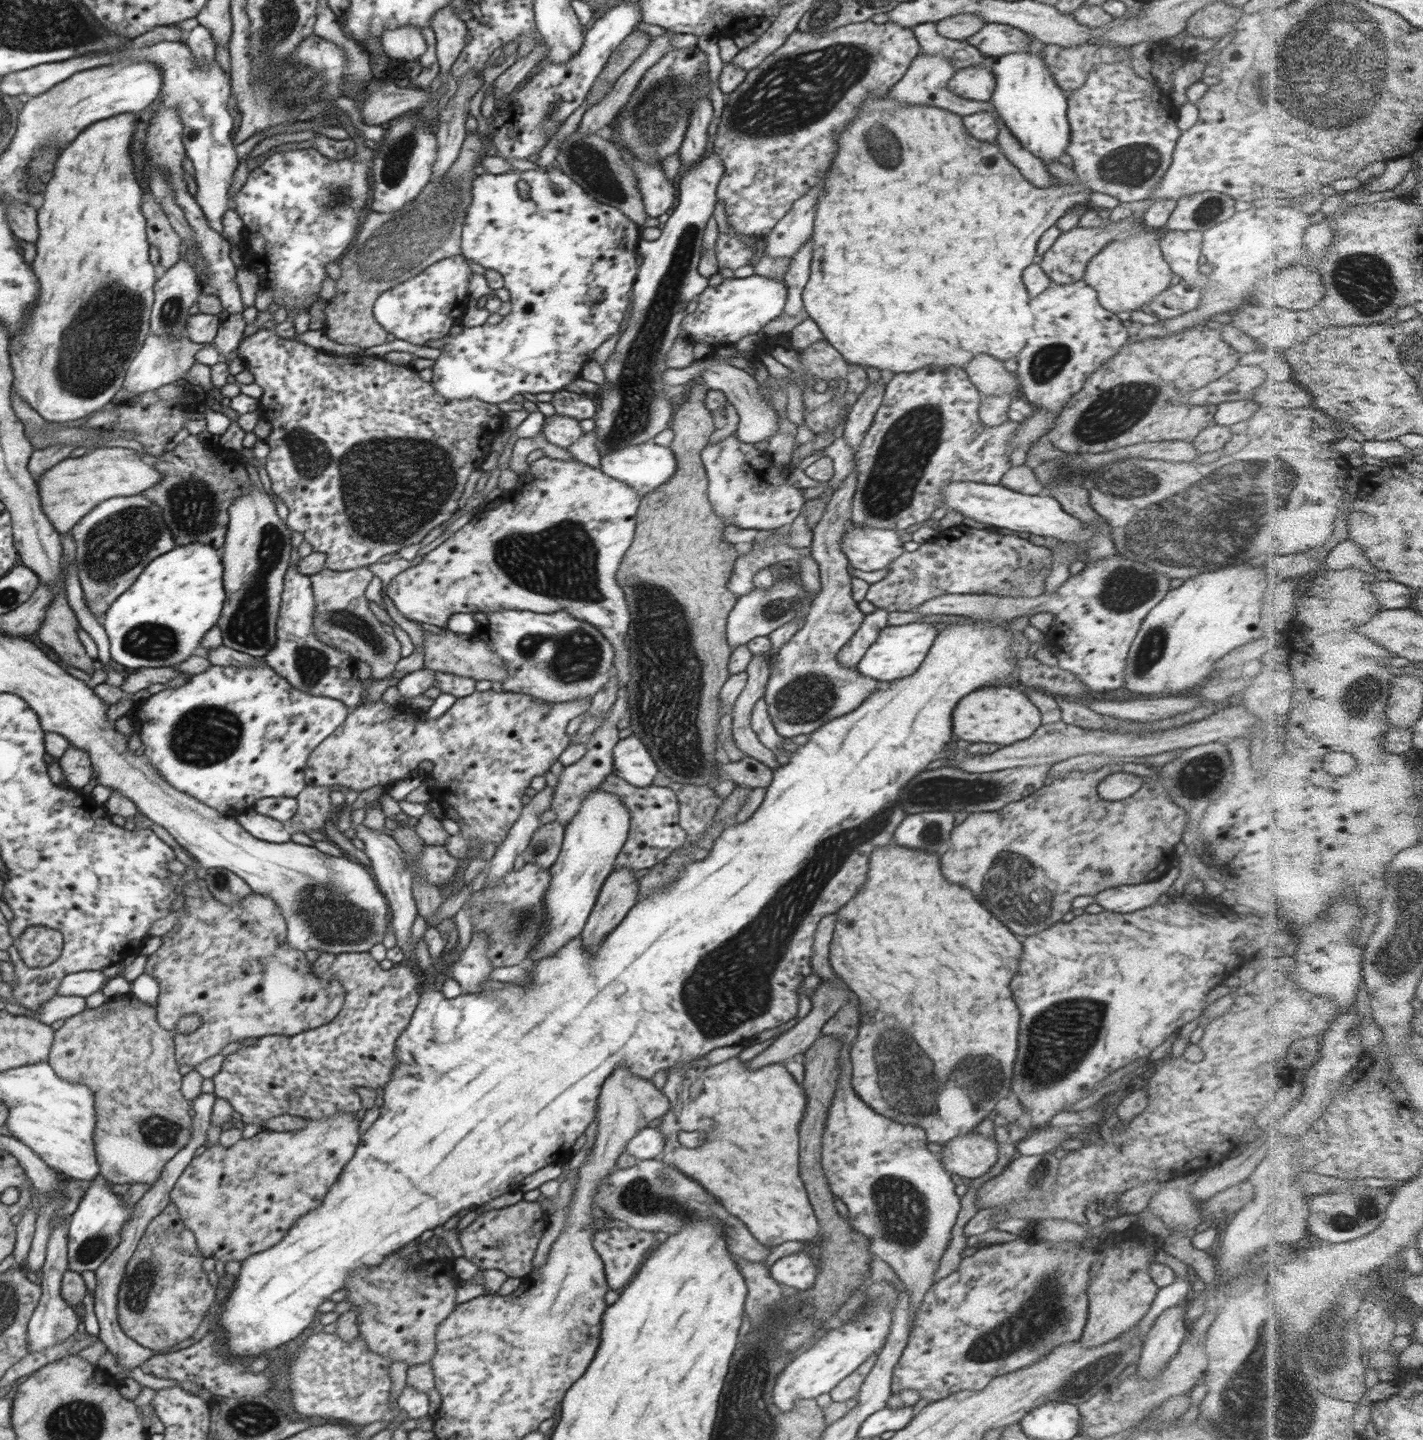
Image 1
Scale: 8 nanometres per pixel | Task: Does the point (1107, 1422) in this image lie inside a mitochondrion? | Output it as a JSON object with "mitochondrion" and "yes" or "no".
{"mitochondrion":"no"}

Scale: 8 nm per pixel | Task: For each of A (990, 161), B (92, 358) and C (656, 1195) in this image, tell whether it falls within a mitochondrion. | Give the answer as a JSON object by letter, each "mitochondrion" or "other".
{"A":"other","B":"mitochondrion","C":"mitochondrion"}

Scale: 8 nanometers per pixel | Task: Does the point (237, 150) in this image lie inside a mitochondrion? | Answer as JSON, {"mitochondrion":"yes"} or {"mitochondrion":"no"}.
{"mitochondrion":"no"}

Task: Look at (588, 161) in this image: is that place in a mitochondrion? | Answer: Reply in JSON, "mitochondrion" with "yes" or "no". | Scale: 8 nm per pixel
{"mitochondrion":"yes"}

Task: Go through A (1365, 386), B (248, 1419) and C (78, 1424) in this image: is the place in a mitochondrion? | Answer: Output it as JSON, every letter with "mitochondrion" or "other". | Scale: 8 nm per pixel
{"A":"other","B":"mitochondrion","C":"mitochondrion"}

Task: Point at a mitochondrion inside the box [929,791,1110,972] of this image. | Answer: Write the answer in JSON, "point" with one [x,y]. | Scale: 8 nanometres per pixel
{"point":[1022,917]}

